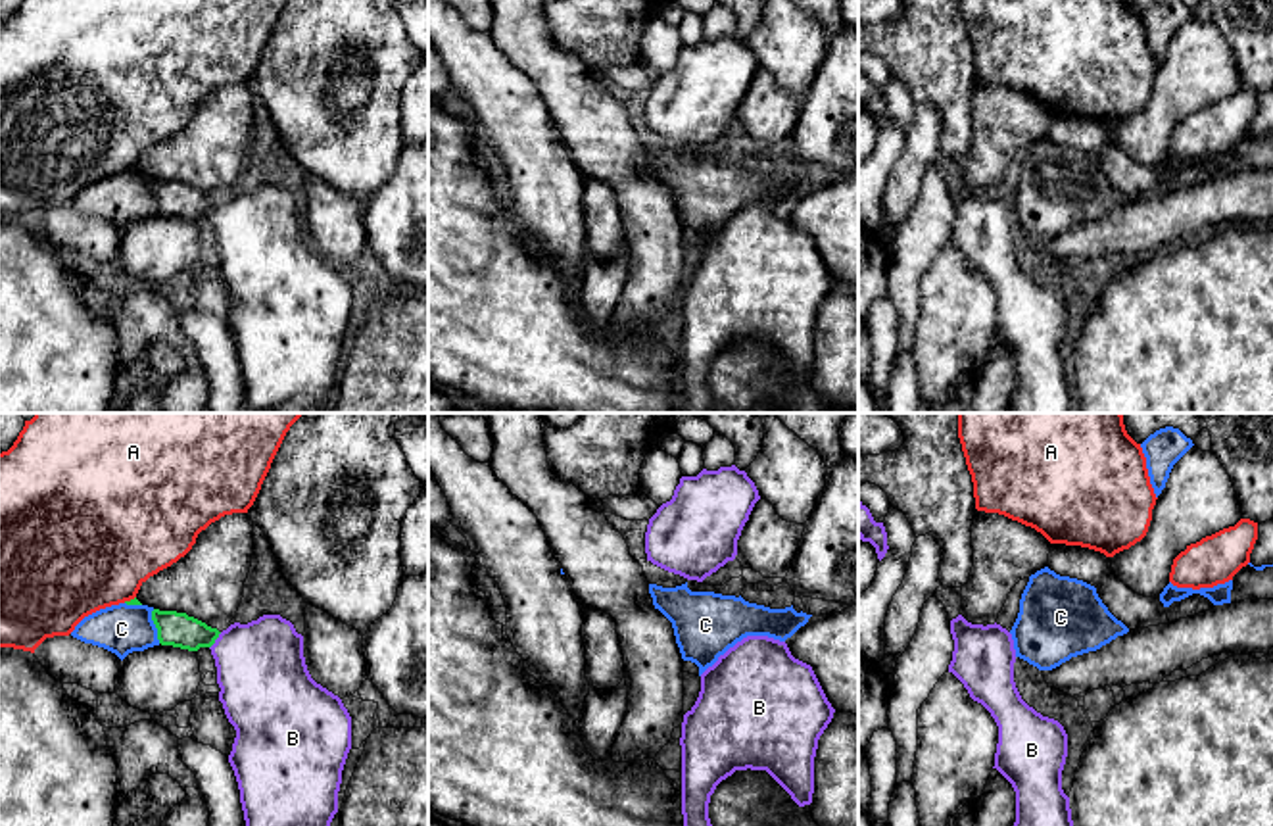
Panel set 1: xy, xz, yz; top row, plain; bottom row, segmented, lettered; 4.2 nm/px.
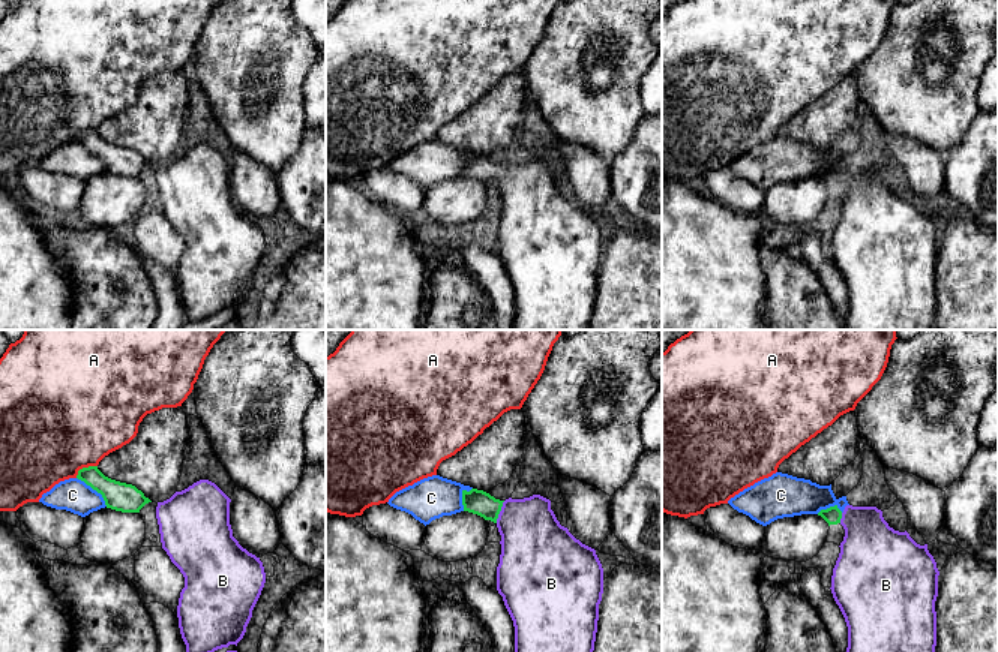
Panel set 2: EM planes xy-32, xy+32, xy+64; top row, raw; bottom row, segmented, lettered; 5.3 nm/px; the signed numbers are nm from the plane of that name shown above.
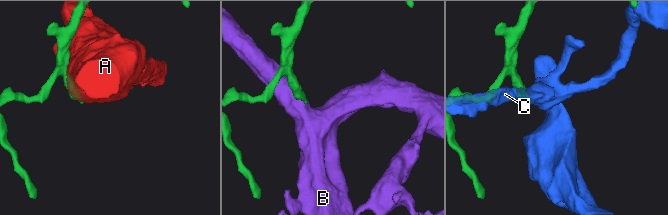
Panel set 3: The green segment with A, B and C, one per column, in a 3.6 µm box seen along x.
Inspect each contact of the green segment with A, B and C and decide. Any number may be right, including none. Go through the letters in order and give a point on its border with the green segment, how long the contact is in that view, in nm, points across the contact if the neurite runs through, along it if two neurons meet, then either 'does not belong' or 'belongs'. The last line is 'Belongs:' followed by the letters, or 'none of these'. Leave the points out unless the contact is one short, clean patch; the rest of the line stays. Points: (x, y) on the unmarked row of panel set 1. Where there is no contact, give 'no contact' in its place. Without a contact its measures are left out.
A: meets green in xy at (131, 170); contact 60 nm long; does not belong
B: meets green in xy at (216, 208); contact 90 nm long; runs through xy (175, 198), (216, 208), (240, 221), (262, 242); belongs
C: meets green in xy at (156, 196); contact 150 nm long; does not belong
Belongs: B

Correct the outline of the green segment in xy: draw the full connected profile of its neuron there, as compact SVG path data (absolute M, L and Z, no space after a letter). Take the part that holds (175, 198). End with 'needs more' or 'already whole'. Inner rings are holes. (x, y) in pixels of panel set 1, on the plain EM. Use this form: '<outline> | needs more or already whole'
M154 179L152 190L161 215L211 219L221 257L219 271L236 300L228 332L240 359L246 413L328 413L326 401L338 382L342 340L351 319L351 286L338 265L311 248L303 227L303 206L280 184L263 184L248 194L234 192L223 202L177 181Z | needs more

